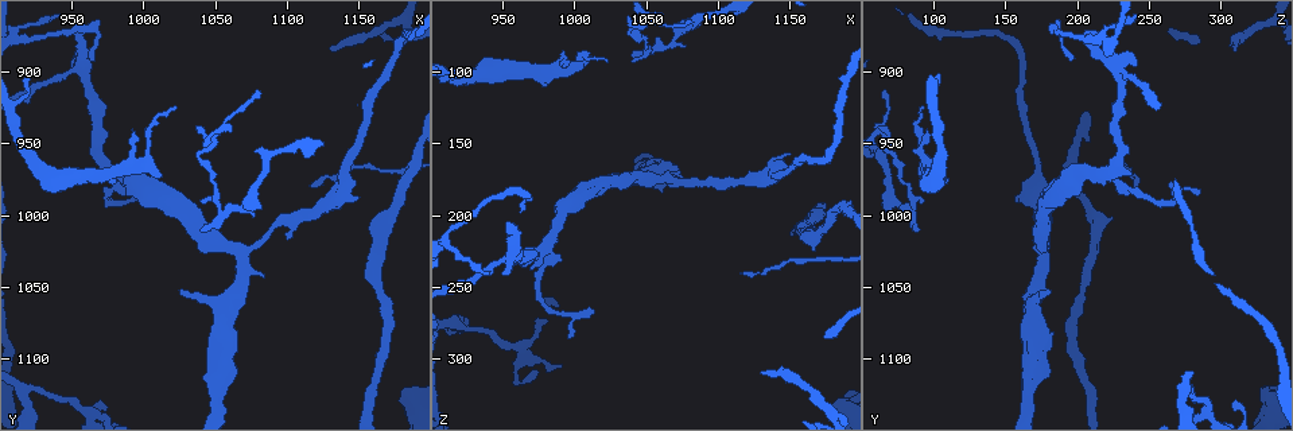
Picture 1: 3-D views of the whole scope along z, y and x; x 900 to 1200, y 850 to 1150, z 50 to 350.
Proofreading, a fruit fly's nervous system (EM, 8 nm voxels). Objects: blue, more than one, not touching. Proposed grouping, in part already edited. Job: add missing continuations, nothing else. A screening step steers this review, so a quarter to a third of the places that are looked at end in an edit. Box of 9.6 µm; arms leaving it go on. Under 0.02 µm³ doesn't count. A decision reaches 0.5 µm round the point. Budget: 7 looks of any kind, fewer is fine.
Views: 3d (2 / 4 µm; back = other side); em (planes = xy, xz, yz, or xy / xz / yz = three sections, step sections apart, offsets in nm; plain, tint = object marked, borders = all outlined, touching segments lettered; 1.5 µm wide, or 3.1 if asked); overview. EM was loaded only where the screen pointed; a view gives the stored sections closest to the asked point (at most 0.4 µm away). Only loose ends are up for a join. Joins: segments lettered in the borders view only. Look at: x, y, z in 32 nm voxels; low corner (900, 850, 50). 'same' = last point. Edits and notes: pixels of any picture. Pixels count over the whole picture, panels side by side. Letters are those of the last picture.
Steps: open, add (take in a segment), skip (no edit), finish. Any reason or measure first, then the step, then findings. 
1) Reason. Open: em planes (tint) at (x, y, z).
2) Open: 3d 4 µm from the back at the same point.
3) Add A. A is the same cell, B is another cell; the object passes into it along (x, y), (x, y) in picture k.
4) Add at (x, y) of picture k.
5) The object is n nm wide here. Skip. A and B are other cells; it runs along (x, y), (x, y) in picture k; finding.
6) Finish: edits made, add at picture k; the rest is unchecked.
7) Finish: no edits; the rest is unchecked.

An open end. Open: em xz step 8 (borders) at (1040, 1012, 90).

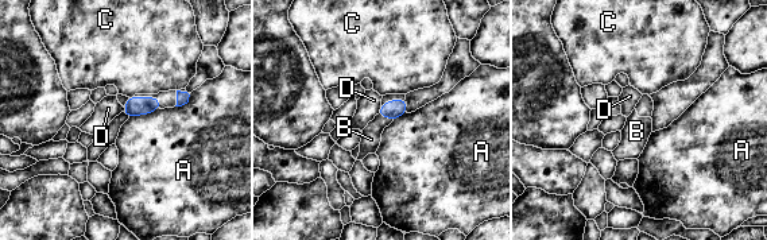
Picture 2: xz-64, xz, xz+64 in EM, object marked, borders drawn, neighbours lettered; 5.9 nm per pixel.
The object is 110 nm wide here. Add B. B is the same cell, A, C and D are other cells; the object passes into it along (392, 109), (386, 117), (371, 139) in picture 2; the neuron continues.

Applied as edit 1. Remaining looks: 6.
Branch stops here. Open: 3d 2 µm at (954, 874, 206).

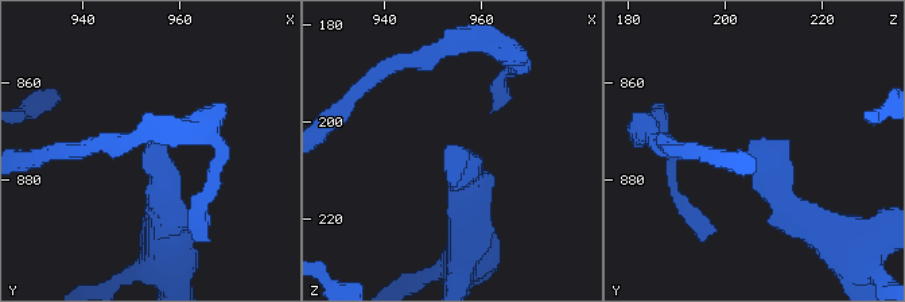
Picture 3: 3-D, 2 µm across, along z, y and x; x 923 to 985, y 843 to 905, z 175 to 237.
Shape alone is not enough. Open: em planes (borders) at (954, 872, 205).

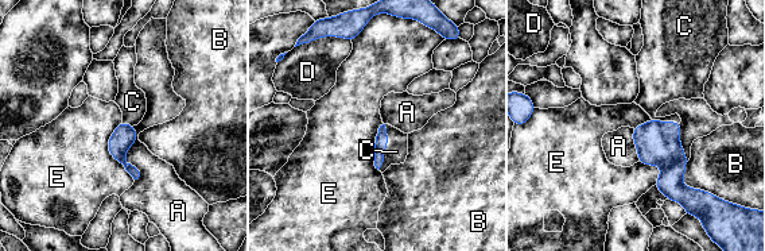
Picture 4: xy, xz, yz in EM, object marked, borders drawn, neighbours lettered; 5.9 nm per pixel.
Add C. C is the same cell, A, B, D and E are other cells; the object passes into it along (381, 139), (385, 147), (396, 151) in picture 4; the neuron continues.

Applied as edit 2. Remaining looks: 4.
An open end. Open: 3d 4 µm at (1130, 886, 308).

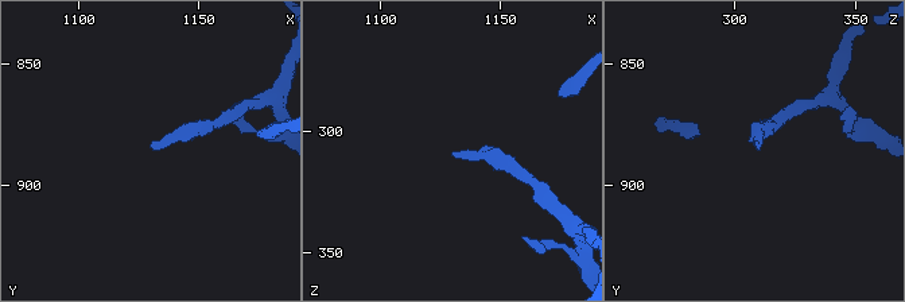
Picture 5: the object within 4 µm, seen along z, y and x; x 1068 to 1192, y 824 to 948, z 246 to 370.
Shape alone is not enough. Open: em xy step 8 (borders) at (1131, 885, 310).

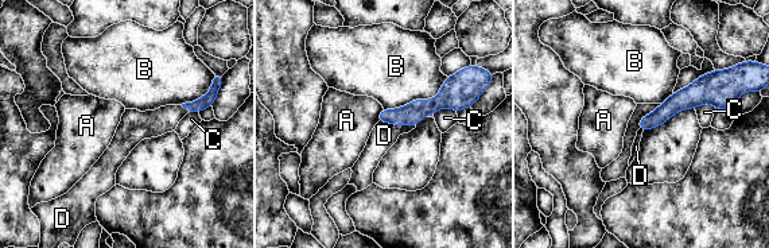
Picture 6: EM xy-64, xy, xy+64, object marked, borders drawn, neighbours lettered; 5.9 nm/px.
Open: em planes (borders) at the same point.

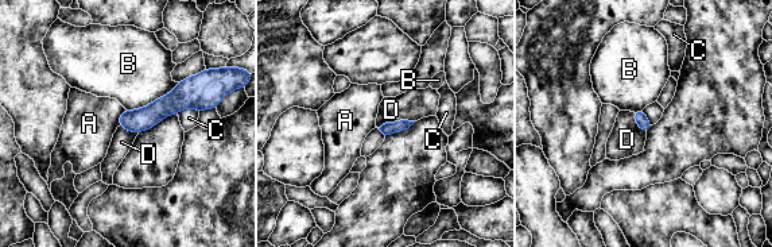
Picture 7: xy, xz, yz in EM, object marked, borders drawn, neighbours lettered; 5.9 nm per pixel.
Add D. D is the same cell, A, B and C are other cells; it goes on there.

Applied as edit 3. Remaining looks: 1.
Finish: edits made, add at picture 2, add at picture 4, add at picture 7; the rest is unchecked.

